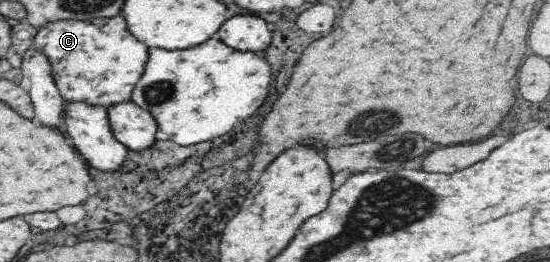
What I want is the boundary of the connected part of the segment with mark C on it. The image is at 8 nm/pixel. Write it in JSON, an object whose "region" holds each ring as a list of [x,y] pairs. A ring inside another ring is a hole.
{"region":[[[125,17],[58,20],[37,29],[30,46],[48,56],[50,75],[65,103],[84,102],[109,109],[132,101],[133,90],[149,58],[149,46],[131,36]]]}

